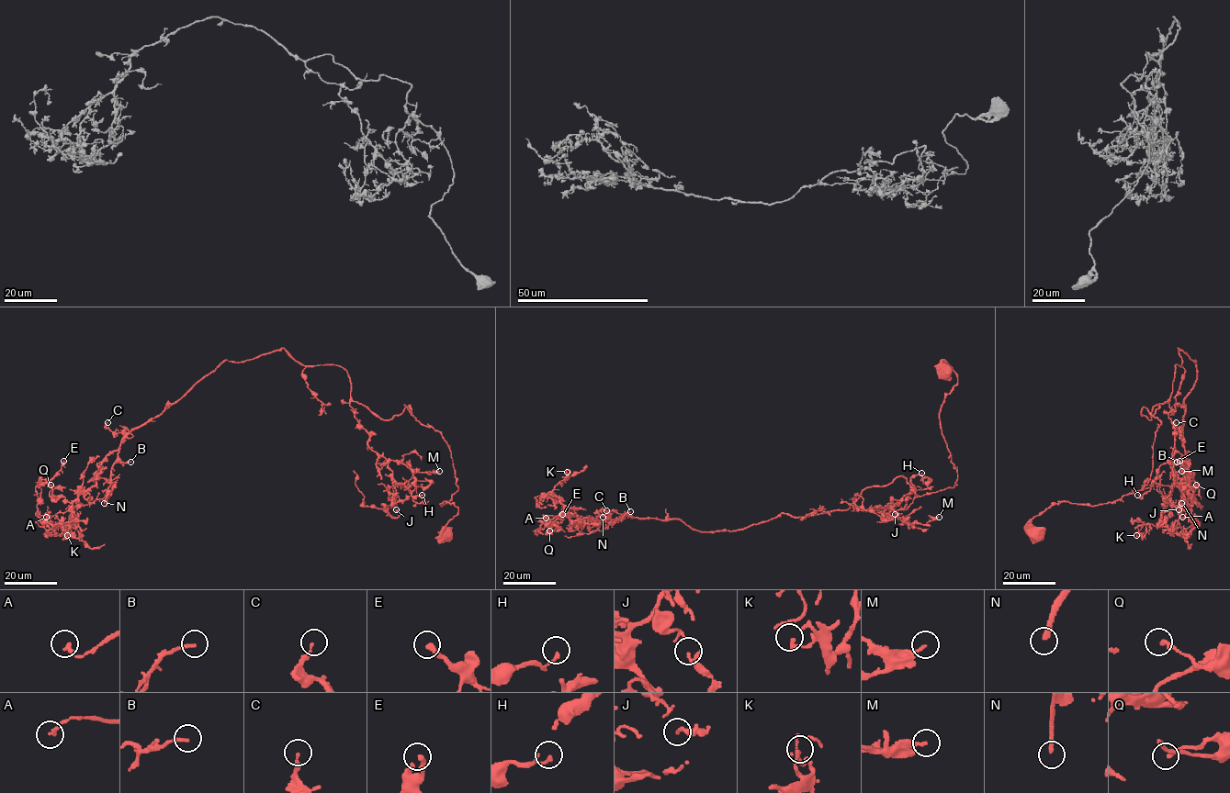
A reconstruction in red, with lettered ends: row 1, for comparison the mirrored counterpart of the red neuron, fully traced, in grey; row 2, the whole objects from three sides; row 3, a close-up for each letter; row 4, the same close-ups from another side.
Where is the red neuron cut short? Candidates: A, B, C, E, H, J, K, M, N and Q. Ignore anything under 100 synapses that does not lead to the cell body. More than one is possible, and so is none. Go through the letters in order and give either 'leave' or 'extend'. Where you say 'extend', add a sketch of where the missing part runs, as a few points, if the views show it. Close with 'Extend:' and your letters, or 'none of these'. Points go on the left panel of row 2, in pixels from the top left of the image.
A: leave
B: leave
C: leave
E: leave
H: leave
J: leave
K: leave
M: leave
N: extend | (104, 503), (95, 530), (101, 537), (112, 530), (124, 510)
Q: leave
Extend: N

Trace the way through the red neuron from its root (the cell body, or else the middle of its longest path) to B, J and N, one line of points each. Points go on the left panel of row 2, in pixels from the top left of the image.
B: (445, 532), (441, 434), (283, 348), (224, 360), (129, 433), (130, 462)
J: (445, 532), (446, 441), (407, 407), (384, 419), (351, 401), (396, 509)
N: (445, 532), (441, 434), (283, 348), (134, 428), (104, 503)

